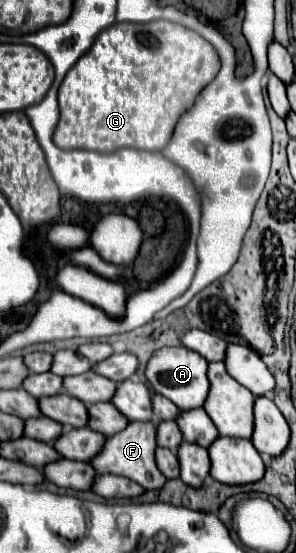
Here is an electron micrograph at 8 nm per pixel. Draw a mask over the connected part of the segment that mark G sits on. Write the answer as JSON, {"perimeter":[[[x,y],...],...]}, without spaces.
{"perimeter":[[[154,20],[148,24],[124,24],[124,22],[116,22],[110,28],[106,28],[94,42],[94,46],[76,62],[76,66],[70,70],[70,74],[66,74],[60,90],[58,90],[58,102],[60,102],[60,122],[56,126],[54,132],[54,144],[62,150],[68,152],[80,152],[80,154],[114,154],[118,152],[118,168],[122,168],[122,178],[126,174],[126,148],[134,148],[134,150],[148,150],[148,152],[160,152],[166,148],[166,144],[170,142],[172,134],[174,134],[174,126],[178,124],[178,118],[182,114],[186,114],[186,110],[190,110],[190,106],[196,102],[198,94],[216,78],[218,74],[218,66],[220,66],[220,58],[218,52],[214,50],[214,46],[210,46],[198,32],[182,26],[182,24],[174,24],[168,20]]]}

